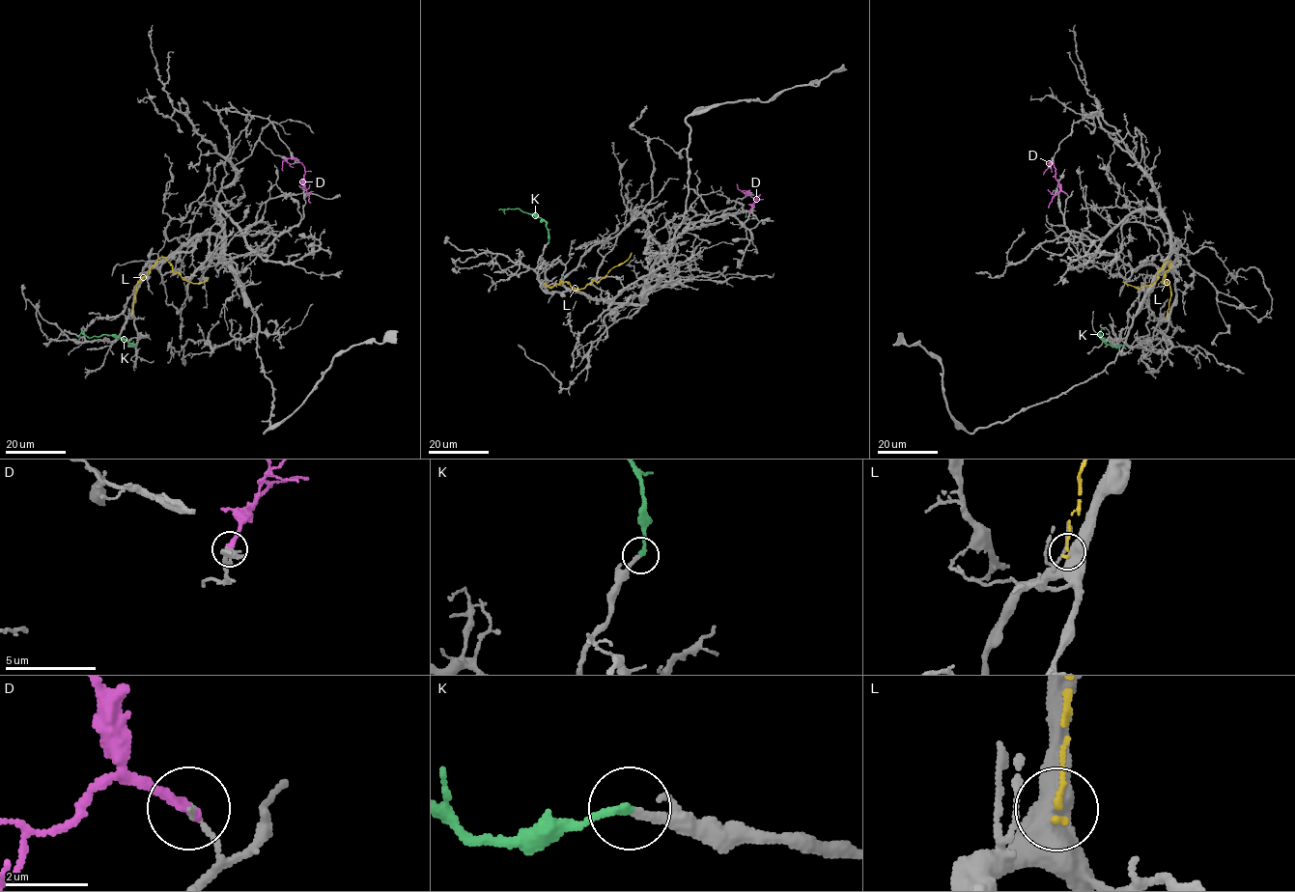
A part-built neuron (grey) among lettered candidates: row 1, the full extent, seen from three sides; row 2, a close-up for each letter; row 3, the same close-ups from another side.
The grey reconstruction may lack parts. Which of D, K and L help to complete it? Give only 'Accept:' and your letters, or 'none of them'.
Accept: K

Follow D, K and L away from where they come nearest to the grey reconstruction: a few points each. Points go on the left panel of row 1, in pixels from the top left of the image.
D: (303, 187), (305, 167), (294, 157), (283, 162), (282, 170)
K: (134, 344), (133, 347), (121, 337), (111, 335), (87, 337), (81, 333), (78, 337)
L: (132, 313), (136, 283), (161, 257), (171, 264), (173, 271), (193, 283), (203, 283), (209, 277)

